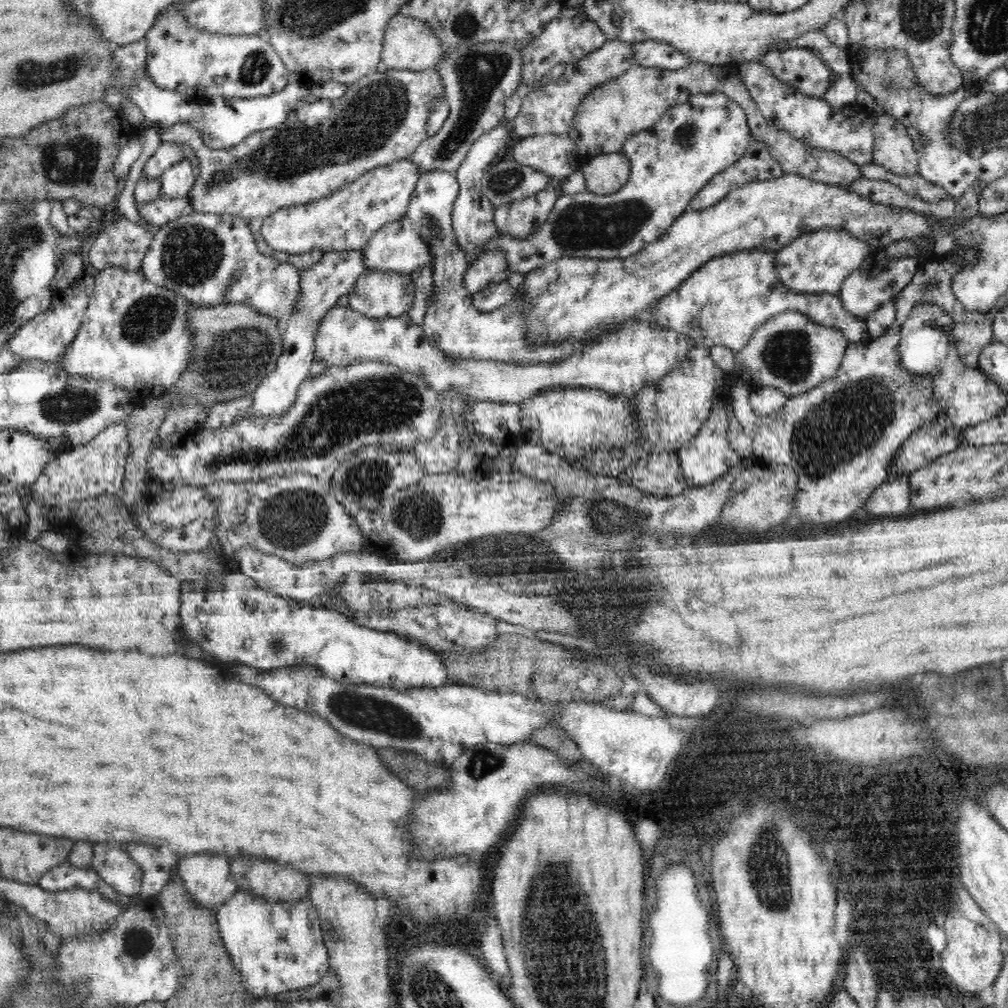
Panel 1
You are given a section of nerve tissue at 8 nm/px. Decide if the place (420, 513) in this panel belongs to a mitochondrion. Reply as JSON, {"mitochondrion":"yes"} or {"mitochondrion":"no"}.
{"mitochondrion":"yes"}

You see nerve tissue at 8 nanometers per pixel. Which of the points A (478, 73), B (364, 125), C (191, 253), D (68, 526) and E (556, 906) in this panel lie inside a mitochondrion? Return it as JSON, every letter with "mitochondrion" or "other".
{"A":"mitochondrion","B":"mitochondrion","C":"mitochondrion","D":"other","E":"mitochondrion"}

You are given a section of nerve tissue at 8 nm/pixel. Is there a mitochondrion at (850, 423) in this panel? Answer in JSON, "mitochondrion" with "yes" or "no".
{"mitochondrion":"yes"}

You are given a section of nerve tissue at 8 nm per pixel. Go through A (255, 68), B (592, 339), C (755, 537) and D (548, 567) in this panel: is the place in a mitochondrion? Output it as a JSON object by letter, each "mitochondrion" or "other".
{"A":"mitochondrion","B":"other","C":"other","D":"other"}

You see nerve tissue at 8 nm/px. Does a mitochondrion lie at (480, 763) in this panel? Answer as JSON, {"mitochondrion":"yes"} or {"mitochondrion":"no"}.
{"mitochondrion":"yes"}

